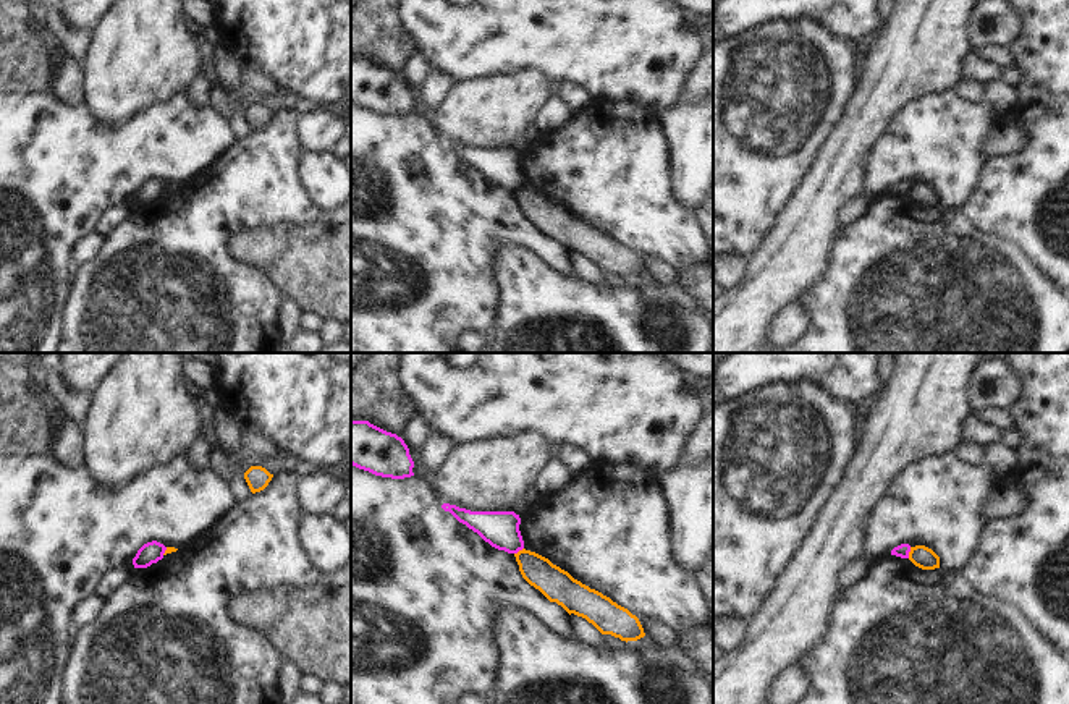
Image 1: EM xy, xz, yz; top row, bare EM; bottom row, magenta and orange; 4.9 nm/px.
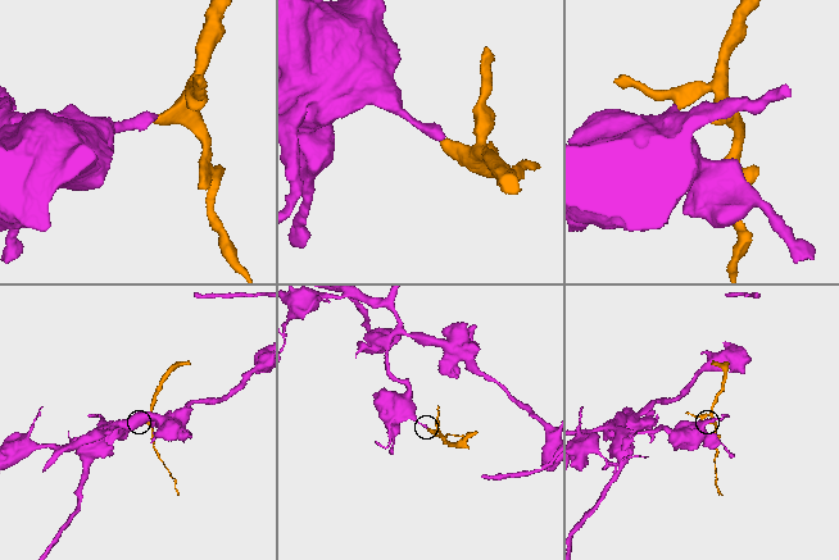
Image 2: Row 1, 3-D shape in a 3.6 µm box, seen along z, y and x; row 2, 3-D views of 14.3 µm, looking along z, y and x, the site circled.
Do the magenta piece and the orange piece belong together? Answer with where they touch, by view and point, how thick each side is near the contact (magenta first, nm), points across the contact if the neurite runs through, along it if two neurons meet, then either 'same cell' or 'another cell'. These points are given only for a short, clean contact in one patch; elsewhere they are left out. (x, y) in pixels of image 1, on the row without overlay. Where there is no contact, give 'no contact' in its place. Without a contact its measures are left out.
meets magenta in yz at (909, 188); 70 nm thick on the magenta side, 110 nm on the other; border along yz (911, 185), (908, 195); another cell

